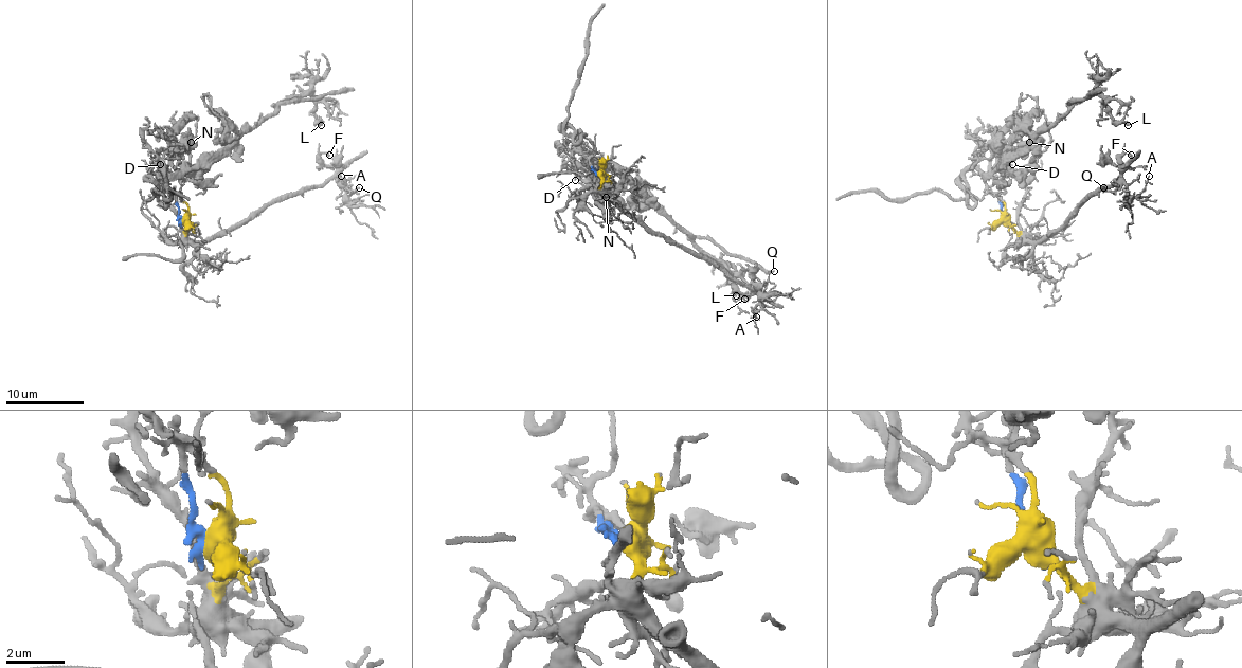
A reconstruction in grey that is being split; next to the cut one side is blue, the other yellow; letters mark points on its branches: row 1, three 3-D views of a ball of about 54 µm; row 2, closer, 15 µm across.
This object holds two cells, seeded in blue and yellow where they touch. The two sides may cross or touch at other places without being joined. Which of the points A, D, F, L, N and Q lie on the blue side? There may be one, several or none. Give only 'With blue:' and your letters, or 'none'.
With blue: D, L, N

